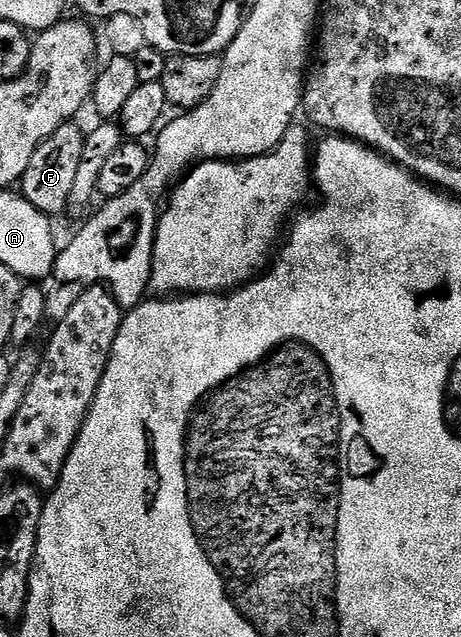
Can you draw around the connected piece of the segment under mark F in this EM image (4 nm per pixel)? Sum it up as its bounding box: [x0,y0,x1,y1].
[19,123,86,219]

